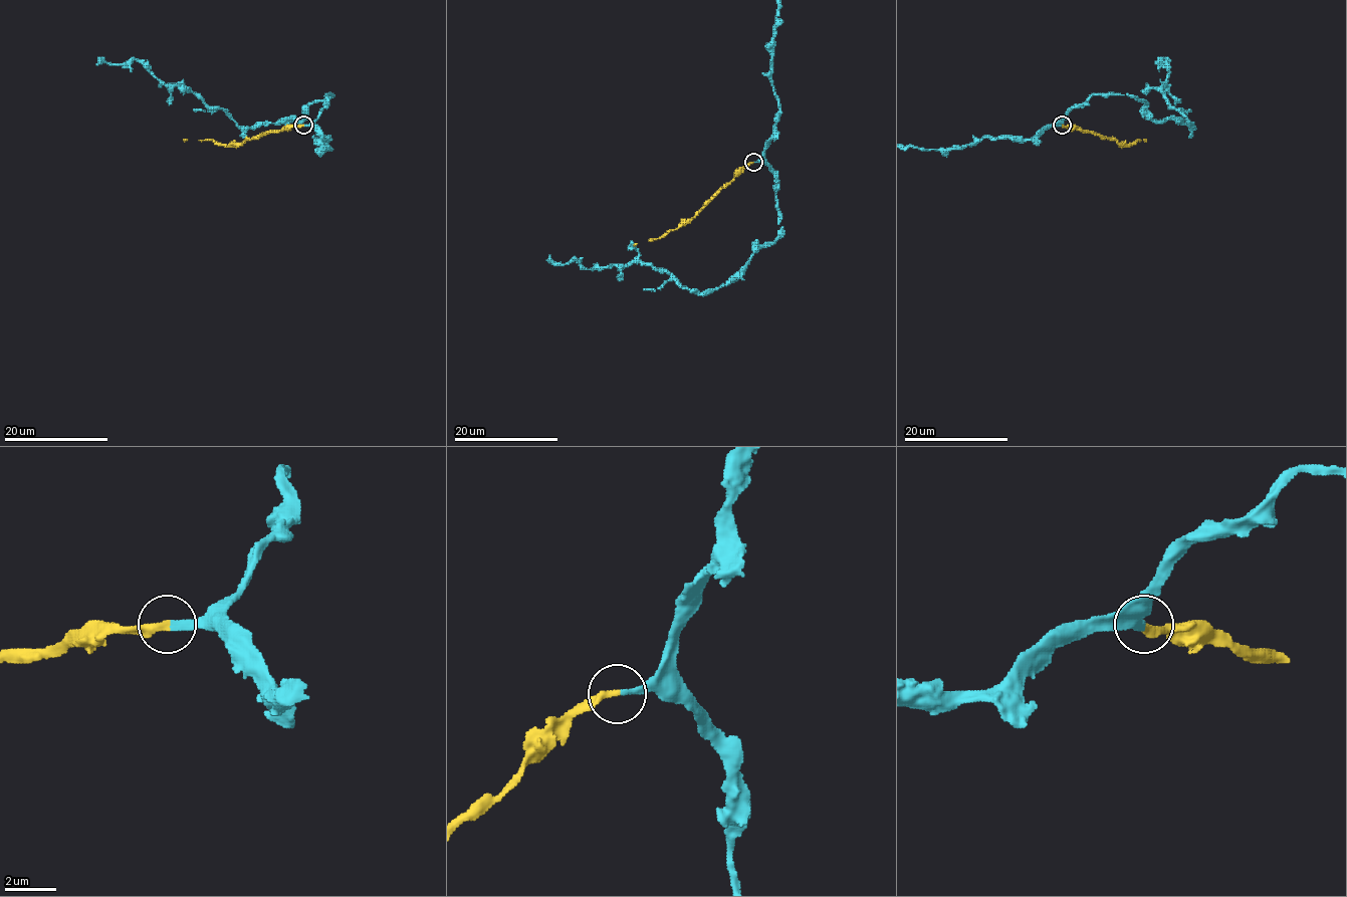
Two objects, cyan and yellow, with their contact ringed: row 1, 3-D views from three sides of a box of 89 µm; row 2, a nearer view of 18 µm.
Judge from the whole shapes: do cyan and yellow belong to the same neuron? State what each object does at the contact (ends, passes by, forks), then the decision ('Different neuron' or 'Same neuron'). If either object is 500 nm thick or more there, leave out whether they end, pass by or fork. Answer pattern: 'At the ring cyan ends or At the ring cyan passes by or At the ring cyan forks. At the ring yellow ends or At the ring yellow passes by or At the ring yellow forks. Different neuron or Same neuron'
At the ring cyan ends. At the ring yellow ends. Same neuron

